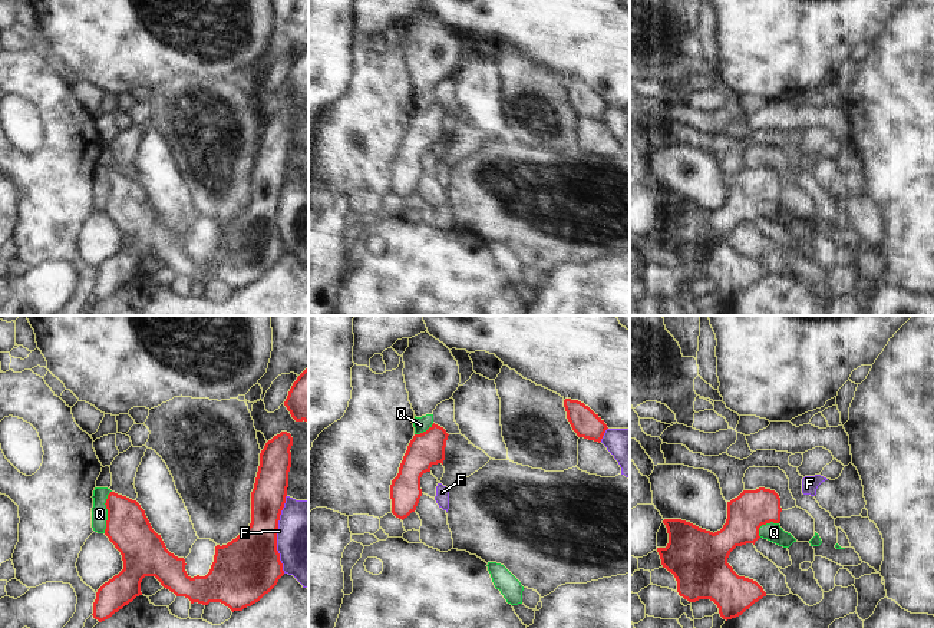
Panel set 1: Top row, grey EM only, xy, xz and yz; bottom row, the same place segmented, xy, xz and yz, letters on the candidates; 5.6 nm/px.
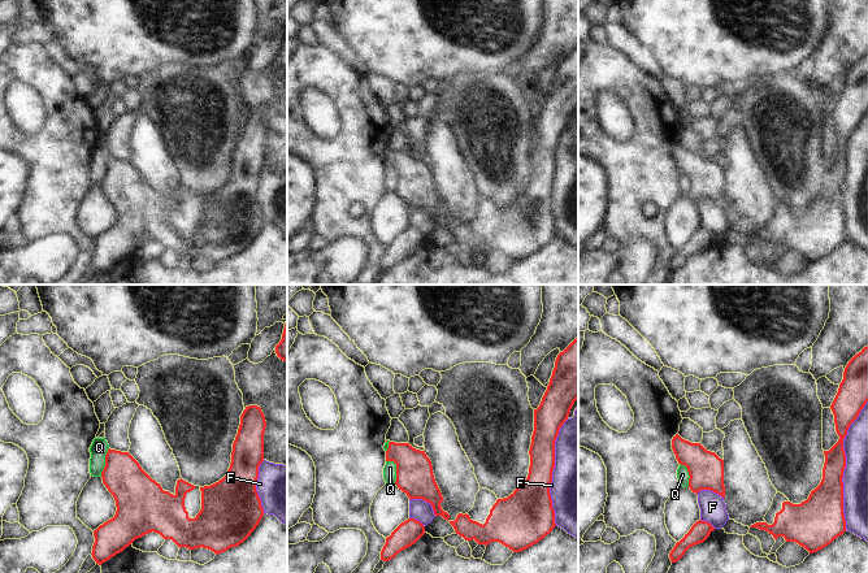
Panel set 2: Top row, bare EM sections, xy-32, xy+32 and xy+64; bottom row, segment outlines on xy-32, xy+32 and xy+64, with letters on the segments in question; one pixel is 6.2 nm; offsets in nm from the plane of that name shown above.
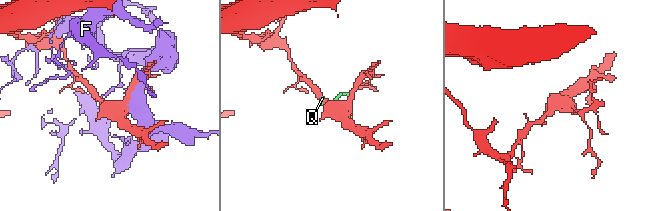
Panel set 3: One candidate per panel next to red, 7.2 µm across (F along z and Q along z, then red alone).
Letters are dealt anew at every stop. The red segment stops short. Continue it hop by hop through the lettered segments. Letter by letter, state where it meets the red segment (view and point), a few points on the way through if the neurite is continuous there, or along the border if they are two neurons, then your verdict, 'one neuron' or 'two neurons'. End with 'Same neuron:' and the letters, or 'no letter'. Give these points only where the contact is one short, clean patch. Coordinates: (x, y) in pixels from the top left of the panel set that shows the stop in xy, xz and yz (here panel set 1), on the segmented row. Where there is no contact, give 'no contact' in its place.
F: xy (276, 534) | two neurons
Q: xy (108, 512) | along xy (111, 491), (105, 503), (106, 528), (104, 532) | two neurons
Same neuron: no letter

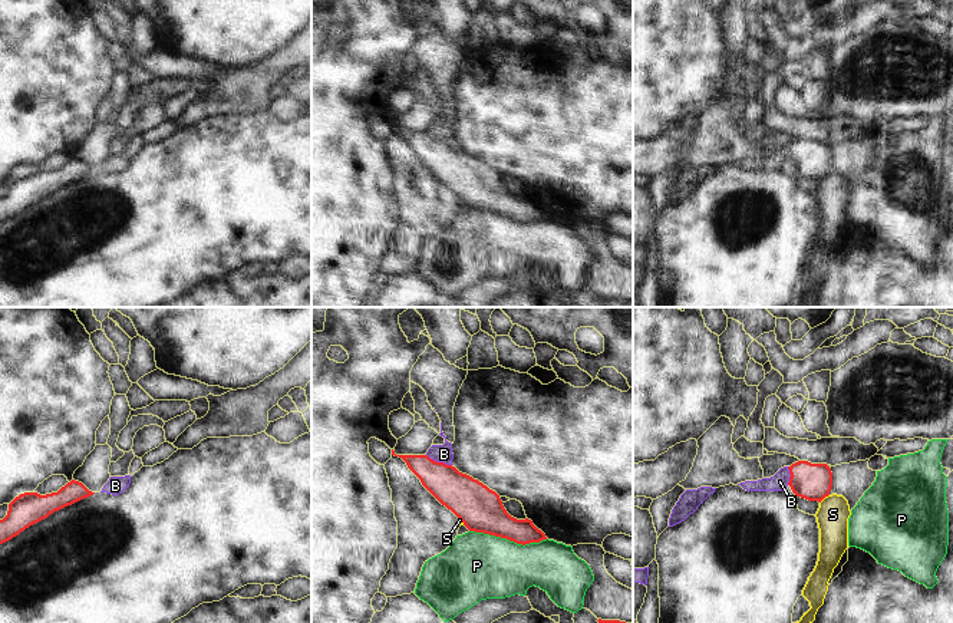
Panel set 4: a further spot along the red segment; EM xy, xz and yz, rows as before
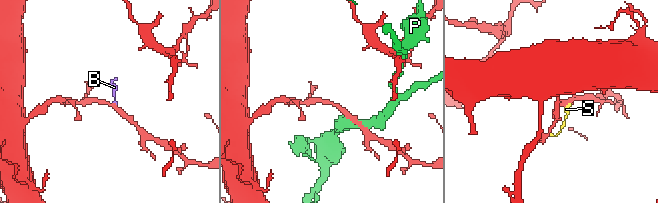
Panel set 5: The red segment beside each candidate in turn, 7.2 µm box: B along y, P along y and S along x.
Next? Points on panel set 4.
B: xz (439, 462) | across xz (465, 497), (439, 471), (439, 462), (444, 454) | one neuron
P: xz (508, 539) | two neurons
S: yz (824, 497) | along yz (828, 494), (820, 503) | two neurons
Same neuron: B

